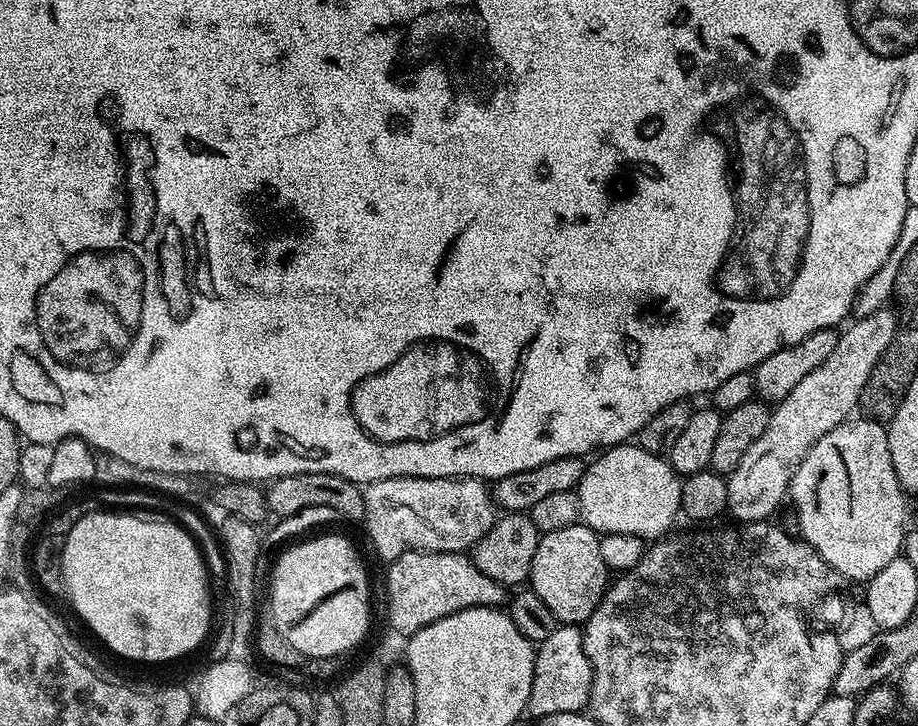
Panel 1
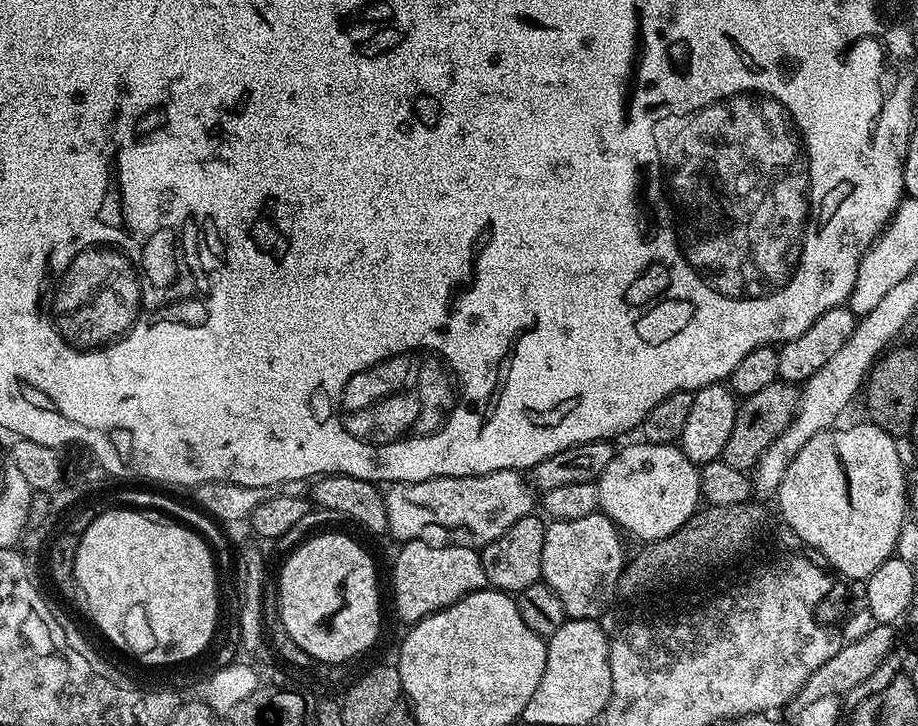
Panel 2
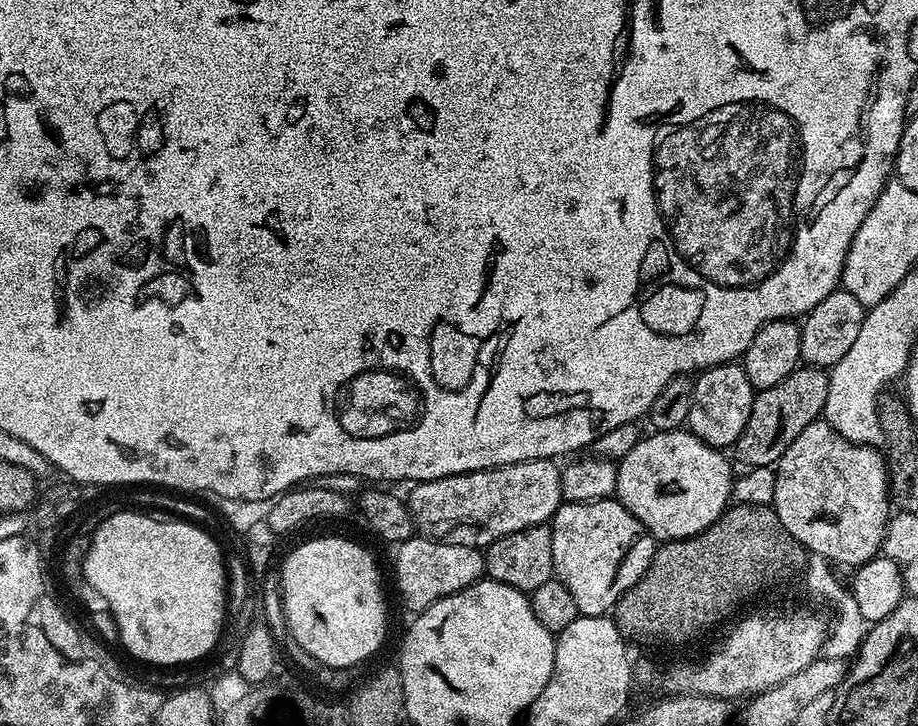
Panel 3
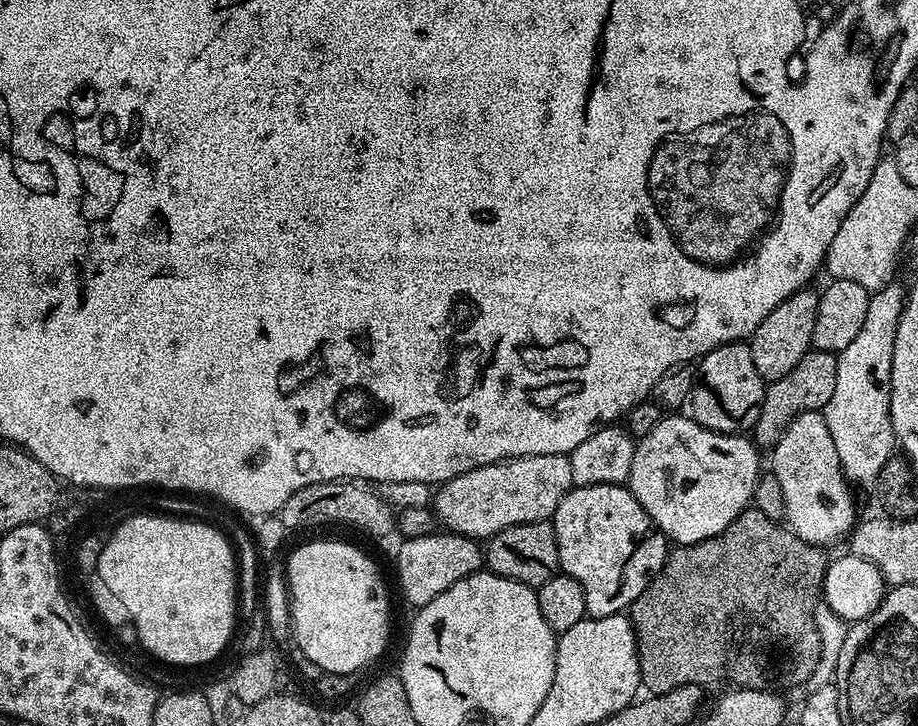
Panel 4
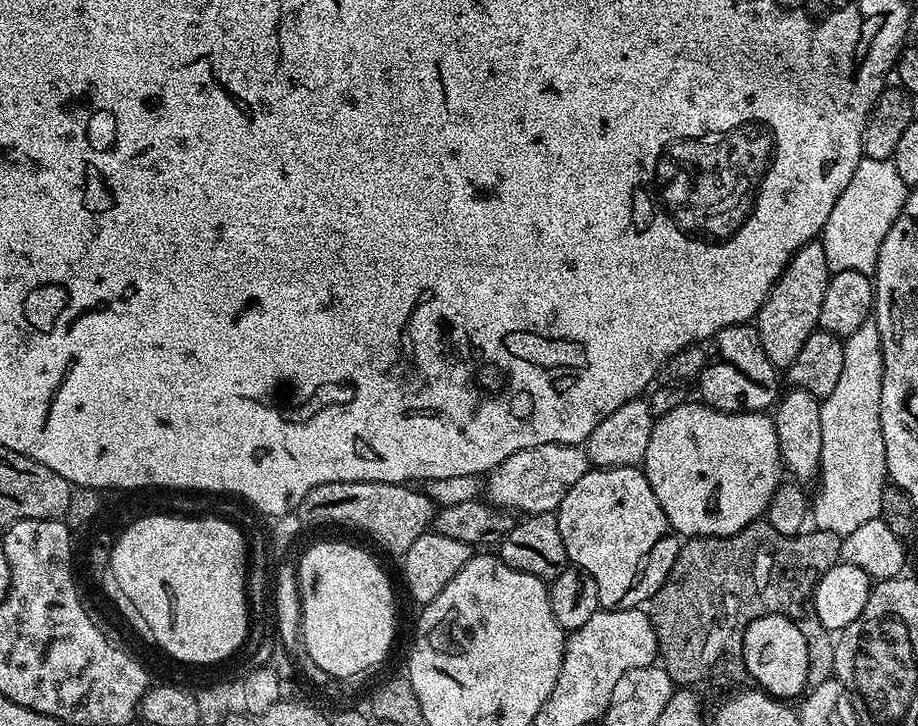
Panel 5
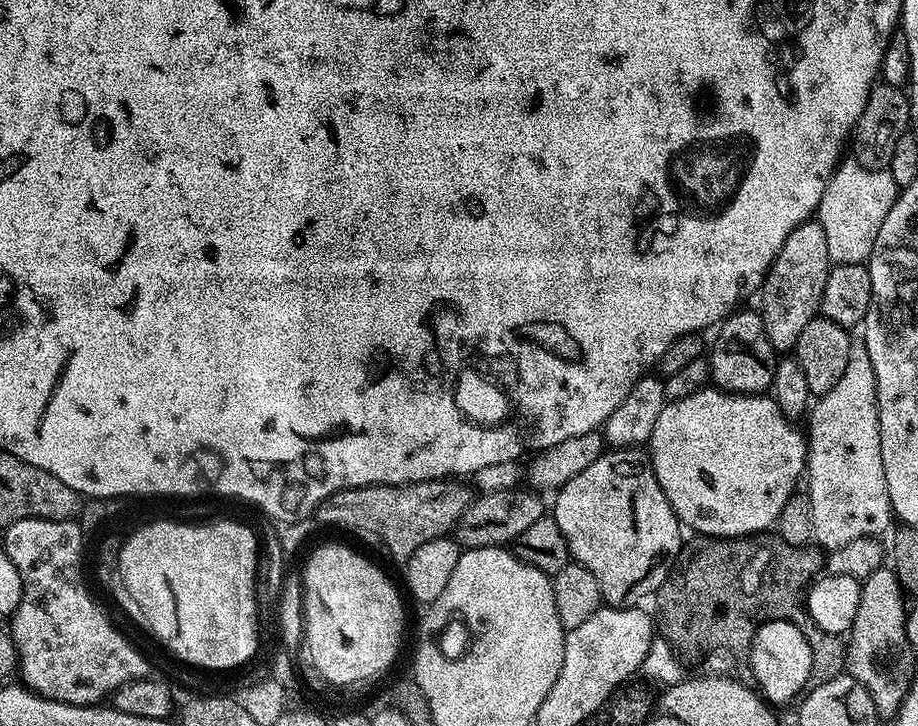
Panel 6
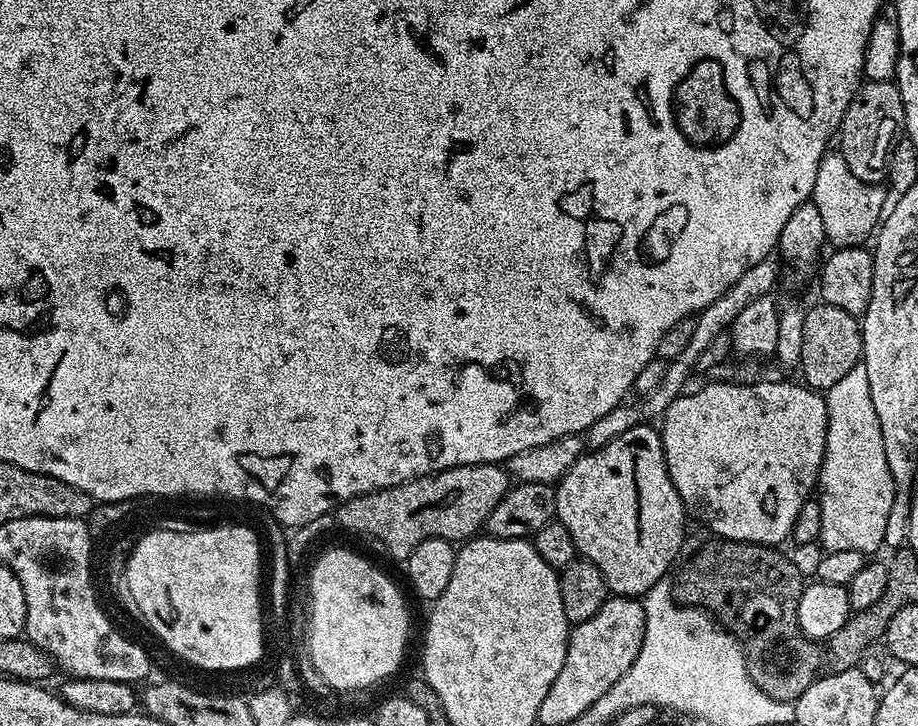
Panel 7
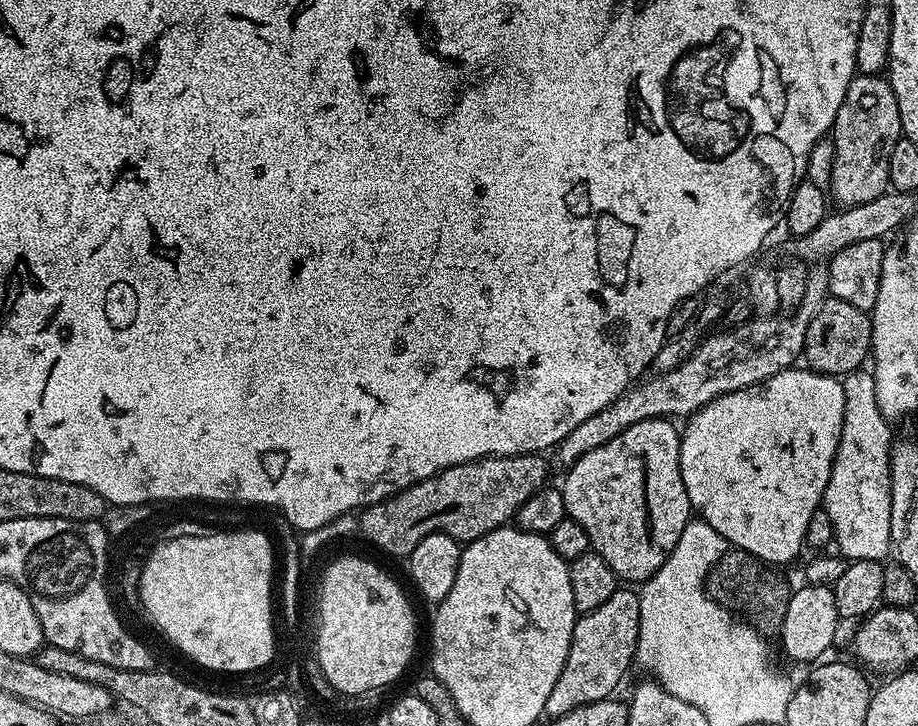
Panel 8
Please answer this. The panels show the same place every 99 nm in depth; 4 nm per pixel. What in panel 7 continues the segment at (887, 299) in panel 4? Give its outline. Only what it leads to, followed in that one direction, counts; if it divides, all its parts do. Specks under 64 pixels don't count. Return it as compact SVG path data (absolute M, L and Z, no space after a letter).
M862 362L856 364L854 370L849 370L840 381L834 382L834 386L826 390L824 401L828 425L818 481L818 499L822 510L822 530L818 544L824 552L858 550L871 554L885 547L886 522L890 518L898 489L896 480L890 474L890 465L886 462L882 426L878 422L878 413L874 411L874 401L870 399L870 378L866 378L866 366Z

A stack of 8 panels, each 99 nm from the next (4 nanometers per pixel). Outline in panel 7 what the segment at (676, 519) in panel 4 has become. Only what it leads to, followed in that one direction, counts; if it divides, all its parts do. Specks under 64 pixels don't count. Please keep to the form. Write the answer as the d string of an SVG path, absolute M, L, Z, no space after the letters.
M760 380L757 384L708 384L705 388L698 389L697 392L691 392L681 394L674 402L670 402L658 428L668 473L674 482L674 490L678 490L678 498L682 498L685 513L691 519L693 516L694 519L701 520L710 531L716 532L712 534L721 540L741 540L769 546L783 545L783 540L787 541L791 537L794 518L798 518L798 510L802 510L802 506L813 495L820 479L820 467L826 448L826 426L828 425L824 396L803 383L791 384L788 380Z

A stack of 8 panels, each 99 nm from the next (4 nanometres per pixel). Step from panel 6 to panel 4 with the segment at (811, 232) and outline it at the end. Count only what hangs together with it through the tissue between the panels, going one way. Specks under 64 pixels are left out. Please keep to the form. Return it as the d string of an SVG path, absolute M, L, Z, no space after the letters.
M815 287L800 288L786 302L774 306L766 318L762 318L760 325L754 330L750 337L748 349L750 354L754 354L754 366L758 369L758 374L766 382L786 378L798 362L813 347L814 322L818 318L818 306L820 305L820 292Z

